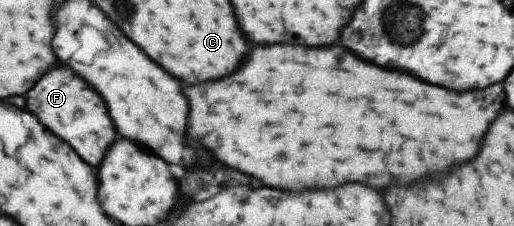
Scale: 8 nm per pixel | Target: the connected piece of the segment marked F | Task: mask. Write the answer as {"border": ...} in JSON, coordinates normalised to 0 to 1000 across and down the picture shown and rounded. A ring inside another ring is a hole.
{"border":[[[109,296],[86,332],[66,394],[51,412],[51,465],[86,562],[125,615],[179,739],[195,730],[206,659],[226,624],[226,571],[198,429],[160,341],[128,296]]]}

